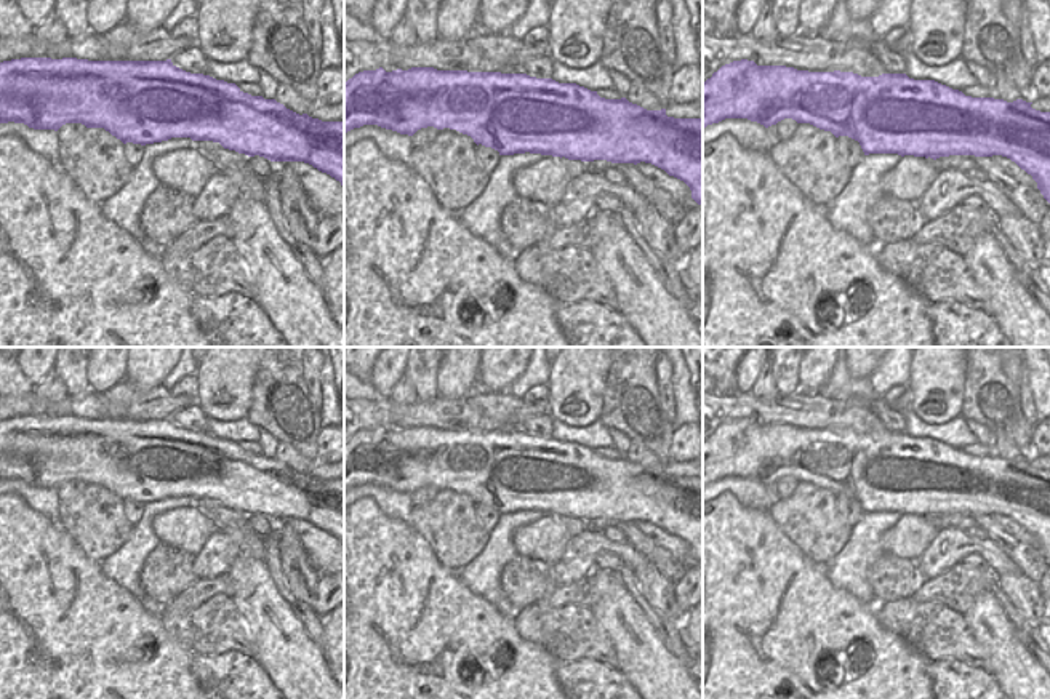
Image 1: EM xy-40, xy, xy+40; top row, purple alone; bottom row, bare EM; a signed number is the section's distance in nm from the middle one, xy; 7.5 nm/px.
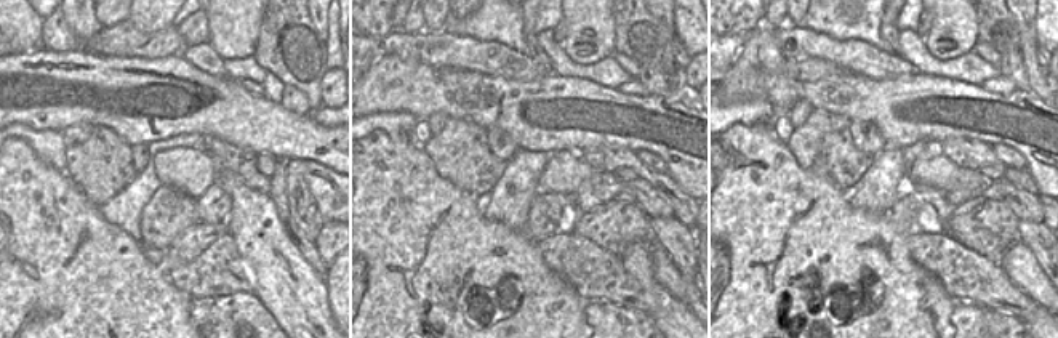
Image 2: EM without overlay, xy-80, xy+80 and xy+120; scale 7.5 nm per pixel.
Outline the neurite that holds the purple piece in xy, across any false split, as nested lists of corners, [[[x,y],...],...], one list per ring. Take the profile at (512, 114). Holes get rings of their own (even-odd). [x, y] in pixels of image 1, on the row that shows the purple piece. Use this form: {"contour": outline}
{"contour": [[[411,67],[363,70],[344,83],[344,133],[378,125],[413,136],[434,126],[467,134],[499,155],[541,154],[568,160],[651,163],[683,181],[703,205],[703,118],[674,118],[666,109],[647,110],[626,98],[605,99],[576,83],[559,83],[527,74],[437,70]]]}

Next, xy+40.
{"contour": [[[741,59],[722,66],[703,83],[703,128],[725,118],[747,118],[765,128],[792,118],[797,123],[831,131],[836,138],[848,136],[858,141],[864,155],[898,154],[933,160],[949,155],[1002,155],[1031,174],[1050,203],[1050,112],[1036,110],[1031,104],[1023,99],[1007,102],[994,98],[972,98],[935,80],[914,80],[906,74],[861,77],[840,70],[808,72],[786,66],[757,66],[754,61]]]}

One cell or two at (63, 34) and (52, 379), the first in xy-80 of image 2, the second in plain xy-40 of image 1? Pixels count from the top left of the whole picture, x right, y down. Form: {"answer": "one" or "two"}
{"answer": "one"}

